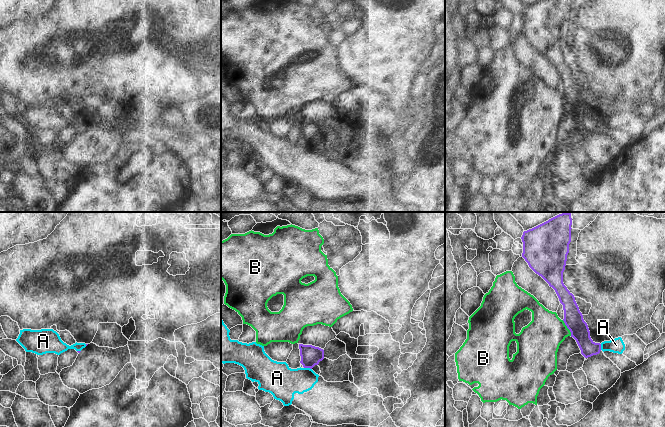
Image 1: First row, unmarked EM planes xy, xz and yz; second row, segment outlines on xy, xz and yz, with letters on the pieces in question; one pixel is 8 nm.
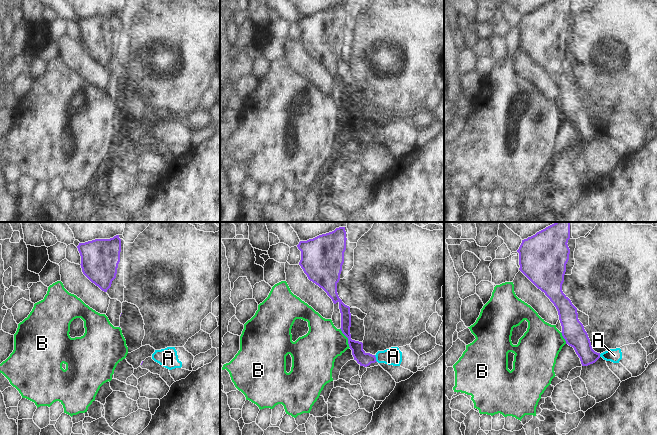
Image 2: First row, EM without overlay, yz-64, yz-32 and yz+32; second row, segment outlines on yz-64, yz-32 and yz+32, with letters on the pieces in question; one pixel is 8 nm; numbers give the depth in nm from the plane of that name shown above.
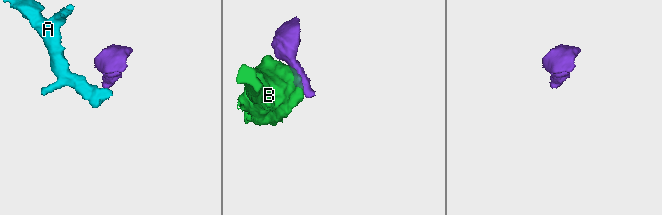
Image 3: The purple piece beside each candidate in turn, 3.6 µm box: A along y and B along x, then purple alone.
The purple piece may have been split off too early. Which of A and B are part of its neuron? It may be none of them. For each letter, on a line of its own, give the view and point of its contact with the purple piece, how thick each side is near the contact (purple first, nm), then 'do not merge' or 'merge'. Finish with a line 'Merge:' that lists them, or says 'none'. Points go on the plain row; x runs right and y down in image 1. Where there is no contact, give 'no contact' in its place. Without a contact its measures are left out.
A: meets purple in xz at (308, 143); 160 nm thick on the purple side, 260 nm on the other; do not merge
B: meets purple in yz at (567, 103); 160 nm thick on the purple side, 320 nm on the other; do not merge
Merge: none

